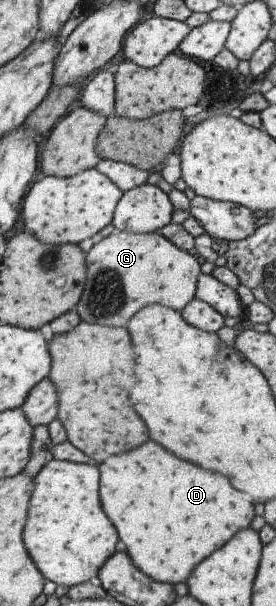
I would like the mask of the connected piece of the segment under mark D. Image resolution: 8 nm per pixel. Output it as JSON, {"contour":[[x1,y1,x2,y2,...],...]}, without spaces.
{"contour":[[146,442,142,448,122,452,106,460,106,464,100,462,97,467,100,471,99,497,102,510,116,528,121,548,129,554,134,565,158,582,174,586,186,583,198,562,222,548,238,530,250,526,252,518,241,516,241,506,232,504,239,490,233,488,230,478,178,460,156,442]]}

